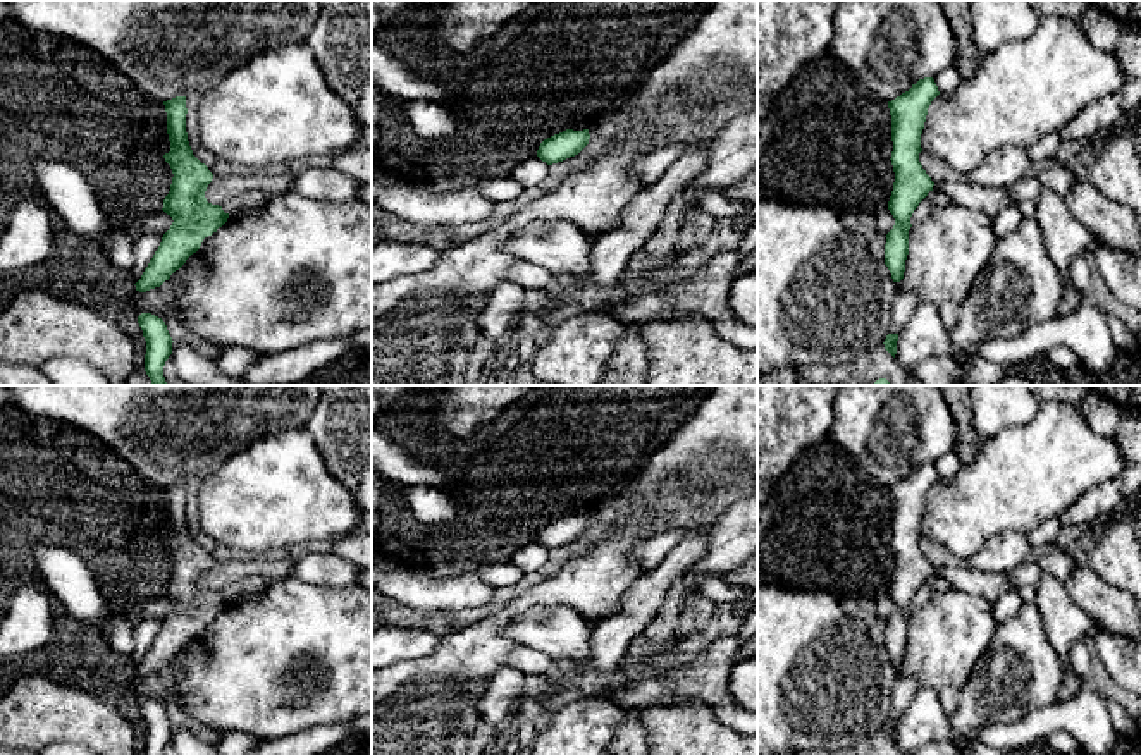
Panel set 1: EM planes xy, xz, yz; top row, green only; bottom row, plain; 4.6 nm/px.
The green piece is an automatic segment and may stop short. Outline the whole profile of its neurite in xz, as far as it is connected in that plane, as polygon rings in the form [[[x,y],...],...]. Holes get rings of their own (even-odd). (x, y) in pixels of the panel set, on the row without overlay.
[[[566,514],[559,519],[544,525],[537,535],[537,542],[547,550],[552,550],[578,540],[589,530],[589,525],[589,514]]]

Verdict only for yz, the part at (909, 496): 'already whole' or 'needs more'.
already whole

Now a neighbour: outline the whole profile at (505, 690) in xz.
[[[508,666],[497,669],[484,683],[484,693],[478,700],[482,721],[494,727],[506,729],[525,695],[525,674]]]

